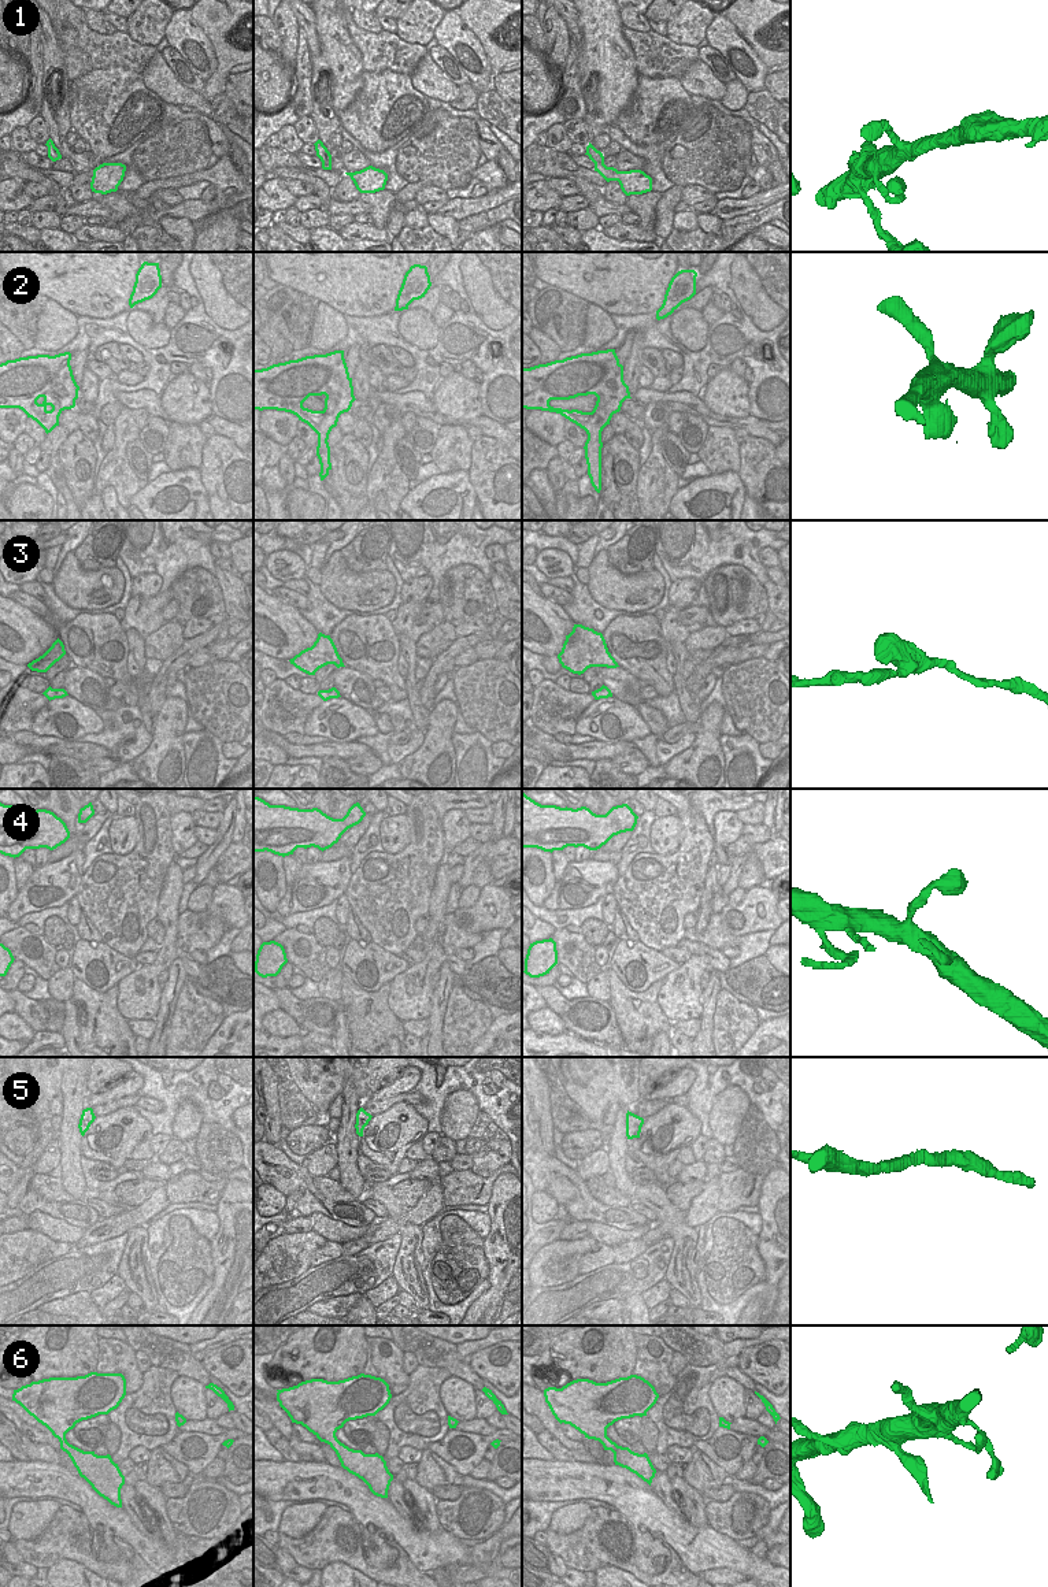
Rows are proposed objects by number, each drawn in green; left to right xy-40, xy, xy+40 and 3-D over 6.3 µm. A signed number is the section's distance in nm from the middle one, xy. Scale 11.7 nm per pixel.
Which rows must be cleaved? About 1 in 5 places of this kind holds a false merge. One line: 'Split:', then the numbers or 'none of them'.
Split: none of them

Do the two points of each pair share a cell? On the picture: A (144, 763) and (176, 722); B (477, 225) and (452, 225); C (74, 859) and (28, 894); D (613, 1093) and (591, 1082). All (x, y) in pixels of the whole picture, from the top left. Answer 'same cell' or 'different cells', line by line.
A: same cell
B: different cells
C: same cell
D: same cell

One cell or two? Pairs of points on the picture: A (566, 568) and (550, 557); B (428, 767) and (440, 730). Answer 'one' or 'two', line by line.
A: one
B: one

